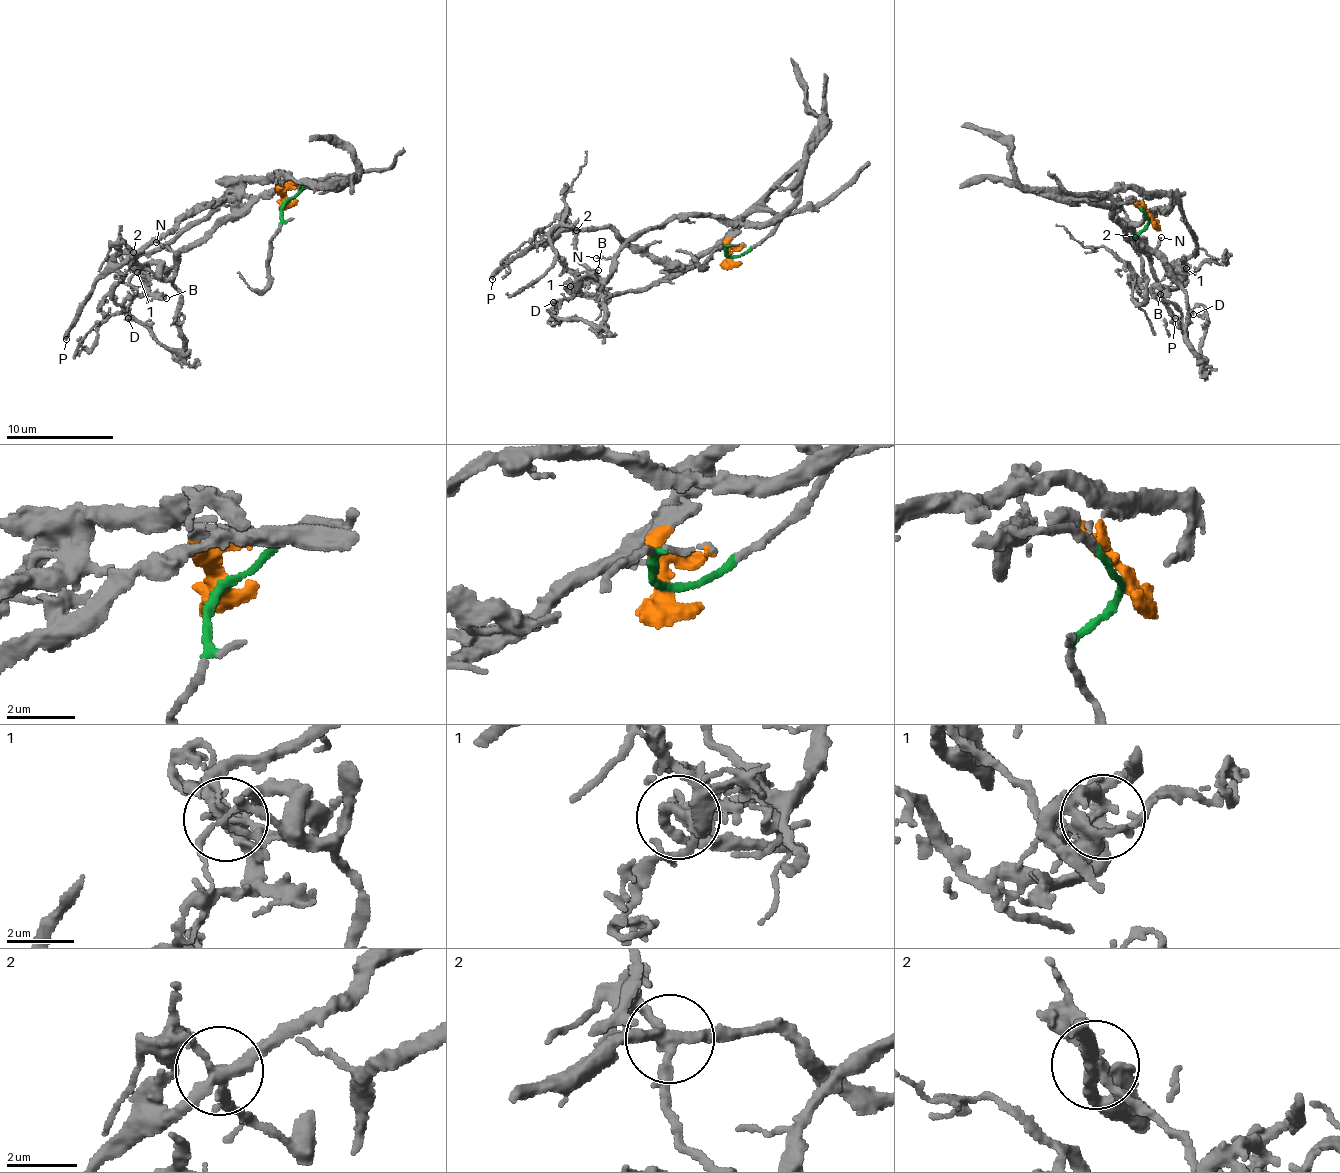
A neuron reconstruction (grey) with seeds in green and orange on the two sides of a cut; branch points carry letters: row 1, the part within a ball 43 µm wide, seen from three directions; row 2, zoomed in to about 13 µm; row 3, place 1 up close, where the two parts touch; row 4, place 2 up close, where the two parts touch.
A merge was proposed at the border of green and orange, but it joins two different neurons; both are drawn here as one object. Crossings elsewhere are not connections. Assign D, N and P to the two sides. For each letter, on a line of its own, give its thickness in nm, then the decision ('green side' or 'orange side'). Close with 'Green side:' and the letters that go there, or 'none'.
D: calibre 130 nm; orange side
N: calibre 130 nm; orange side
P: calibre 320 nm; green side
Green side: P

